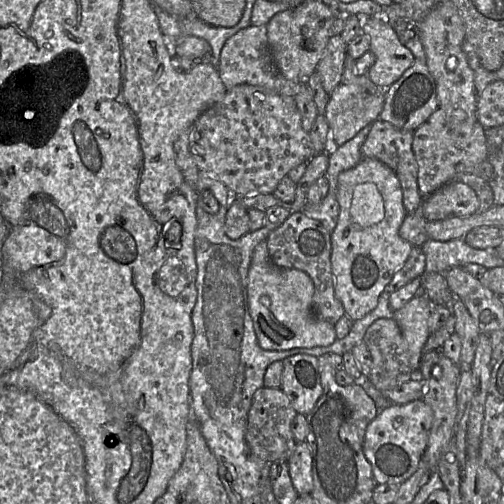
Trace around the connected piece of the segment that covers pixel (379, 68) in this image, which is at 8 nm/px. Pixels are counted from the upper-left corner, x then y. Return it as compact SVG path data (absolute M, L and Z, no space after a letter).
M364 18L362 32L370 37L369 52L375 55L375 62L370 67L367 76L378 87L387 89L414 64L415 57L413 53L400 42L397 33L386 21L386 18Z

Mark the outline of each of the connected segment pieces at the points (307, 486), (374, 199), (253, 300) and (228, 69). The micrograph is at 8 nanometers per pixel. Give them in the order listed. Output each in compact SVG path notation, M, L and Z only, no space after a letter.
M306 441L297 442L288 459L289 474L299 495L309 495L313 488L312 454Z
M363 158L354 168L341 172L338 176L337 201L339 215L331 233L331 268L335 296L343 304L345 315L357 321L376 308L379 296L391 282L395 272L404 265L413 245L399 235L399 229L407 216L400 181L395 172L381 161Z
M266 240L256 246L248 272L247 293L254 330L262 349L282 351L292 348L329 346L335 342L337 339L335 325L320 319L314 312L314 292L314 283L307 273L299 269L281 268L271 261Z
M251 24L228 38L221 50L217 70L227 90L238 84L250 84L267 88L280 95L294 97L305 83L288 80L279 72L269 48L265 25Z

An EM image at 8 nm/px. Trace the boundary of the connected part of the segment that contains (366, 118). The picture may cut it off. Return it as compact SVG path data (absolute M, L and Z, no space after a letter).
M339 84L329 95L325 117L330 128L330 144L339 147L379 118L385 91L371 94L356 85Z

